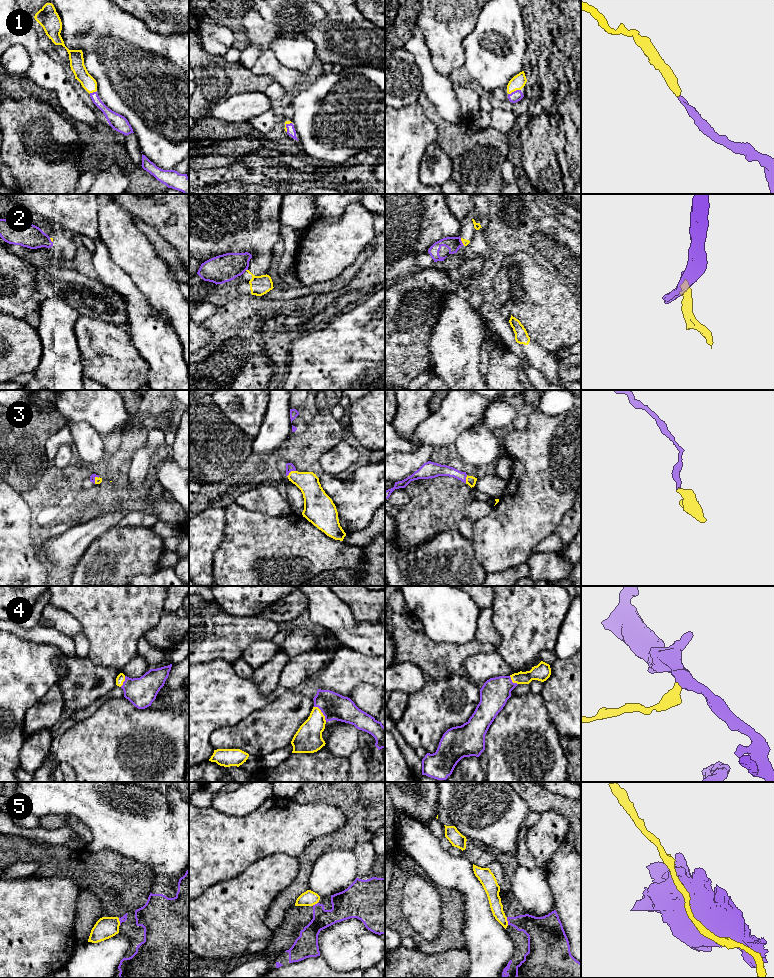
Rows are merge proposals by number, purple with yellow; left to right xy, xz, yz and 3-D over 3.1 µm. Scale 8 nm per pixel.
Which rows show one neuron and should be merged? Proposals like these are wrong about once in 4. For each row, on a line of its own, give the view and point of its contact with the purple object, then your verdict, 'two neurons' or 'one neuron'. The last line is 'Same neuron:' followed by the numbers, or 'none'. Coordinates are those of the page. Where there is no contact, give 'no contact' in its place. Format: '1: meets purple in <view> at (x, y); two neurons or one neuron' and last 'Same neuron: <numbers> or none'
1: meets purple in yz at (514, 91); one neuron
2: meets purple in xz at (246, 269); two neurons
3: meets purple in xz at (290, 471); one neuron
4: meets purple in xz at (322, 712); one neuron
5: meets purple in yz at (507, 920); two neurons
Same neuron: 1, 3, 4

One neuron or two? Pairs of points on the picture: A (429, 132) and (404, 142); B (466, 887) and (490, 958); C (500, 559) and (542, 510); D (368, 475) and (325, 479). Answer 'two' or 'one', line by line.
A: one
B: one
C: one
D: one

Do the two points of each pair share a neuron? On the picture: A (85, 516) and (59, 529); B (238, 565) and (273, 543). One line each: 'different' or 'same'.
A: same
B: same

